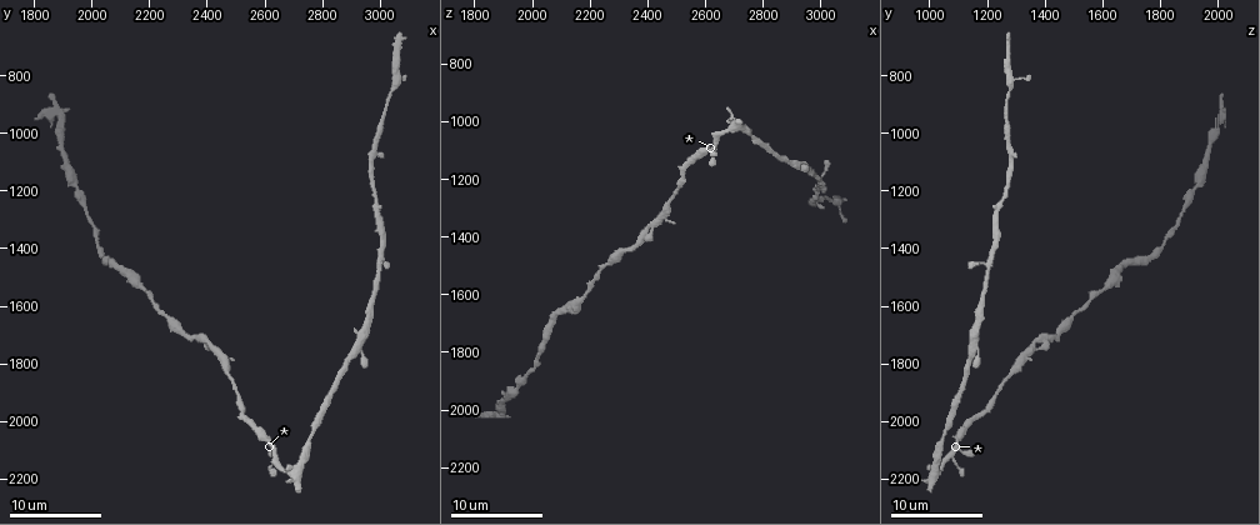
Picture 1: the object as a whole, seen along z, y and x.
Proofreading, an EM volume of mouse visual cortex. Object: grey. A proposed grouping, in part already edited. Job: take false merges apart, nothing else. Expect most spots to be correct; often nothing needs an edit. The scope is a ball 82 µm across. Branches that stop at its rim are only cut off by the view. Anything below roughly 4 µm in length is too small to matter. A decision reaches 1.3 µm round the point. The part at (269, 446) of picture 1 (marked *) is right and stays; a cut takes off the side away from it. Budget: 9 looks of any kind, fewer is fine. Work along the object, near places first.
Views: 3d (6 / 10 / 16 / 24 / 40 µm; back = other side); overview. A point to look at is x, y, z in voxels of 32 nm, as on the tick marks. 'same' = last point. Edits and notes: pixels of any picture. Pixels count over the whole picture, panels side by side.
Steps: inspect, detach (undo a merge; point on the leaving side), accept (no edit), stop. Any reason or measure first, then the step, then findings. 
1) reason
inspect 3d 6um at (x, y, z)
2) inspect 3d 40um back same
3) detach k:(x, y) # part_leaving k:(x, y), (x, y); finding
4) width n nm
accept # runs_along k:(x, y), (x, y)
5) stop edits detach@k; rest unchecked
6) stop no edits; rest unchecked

a narrow waist
inspect 3d 6um at (2750, 2060, 1040)

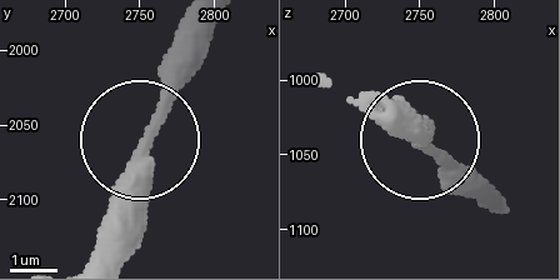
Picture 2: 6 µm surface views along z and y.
inspect 3d 6um back at (2756, 2056, 1046)

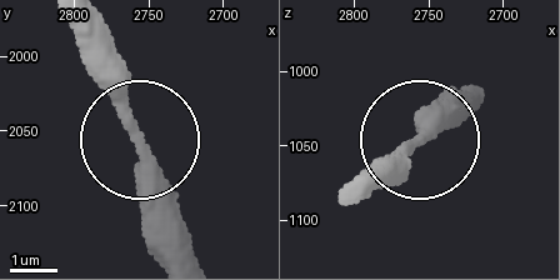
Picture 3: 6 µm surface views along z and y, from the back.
accept # runs_along 3:(474, 110), (441, 118), (381, 165); all the same neuron

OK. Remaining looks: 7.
sudden change in width
inspect 3d 10um at (2140, 1500, 1630)

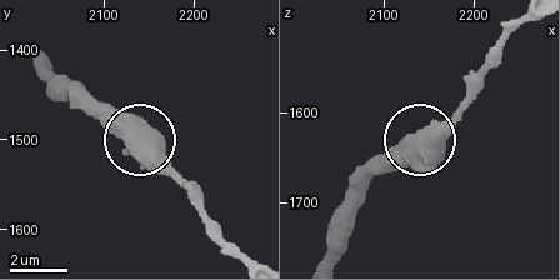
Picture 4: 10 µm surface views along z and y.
width 770 nm
accept # runs_along 4:(244, 256), (194, 191), (81, 86); one neuron here

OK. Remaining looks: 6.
sudden change in width
inspect 3d 16um at (2460, 1840, 1280)

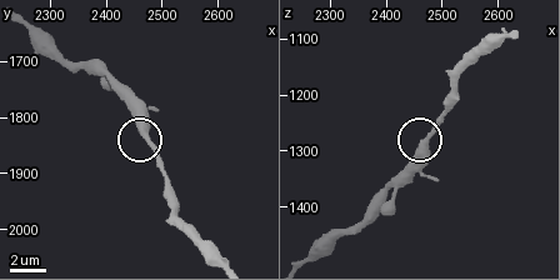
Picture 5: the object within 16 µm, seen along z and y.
inspect 3d 6um at (2465, 1835, 1280)

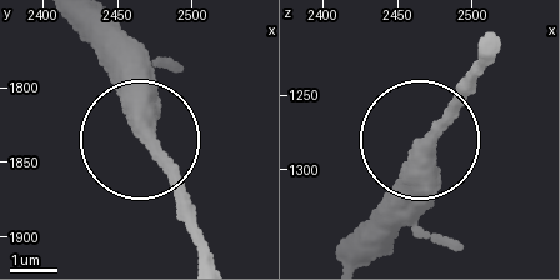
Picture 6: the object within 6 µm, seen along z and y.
width 380 nm
accept # one neuron here

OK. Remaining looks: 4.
inspect 3d 16um at (3050, 840, 1280)

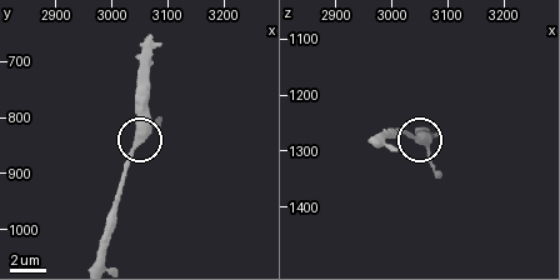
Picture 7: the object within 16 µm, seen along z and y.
inspect 3d 16um back at (3050, 835, 1280)

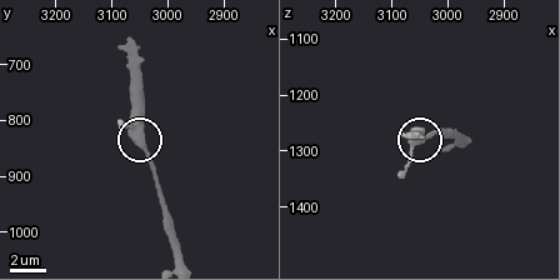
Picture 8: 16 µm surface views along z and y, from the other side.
accept # all the same neuron

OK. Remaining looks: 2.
stop no edits; rest unchecked

